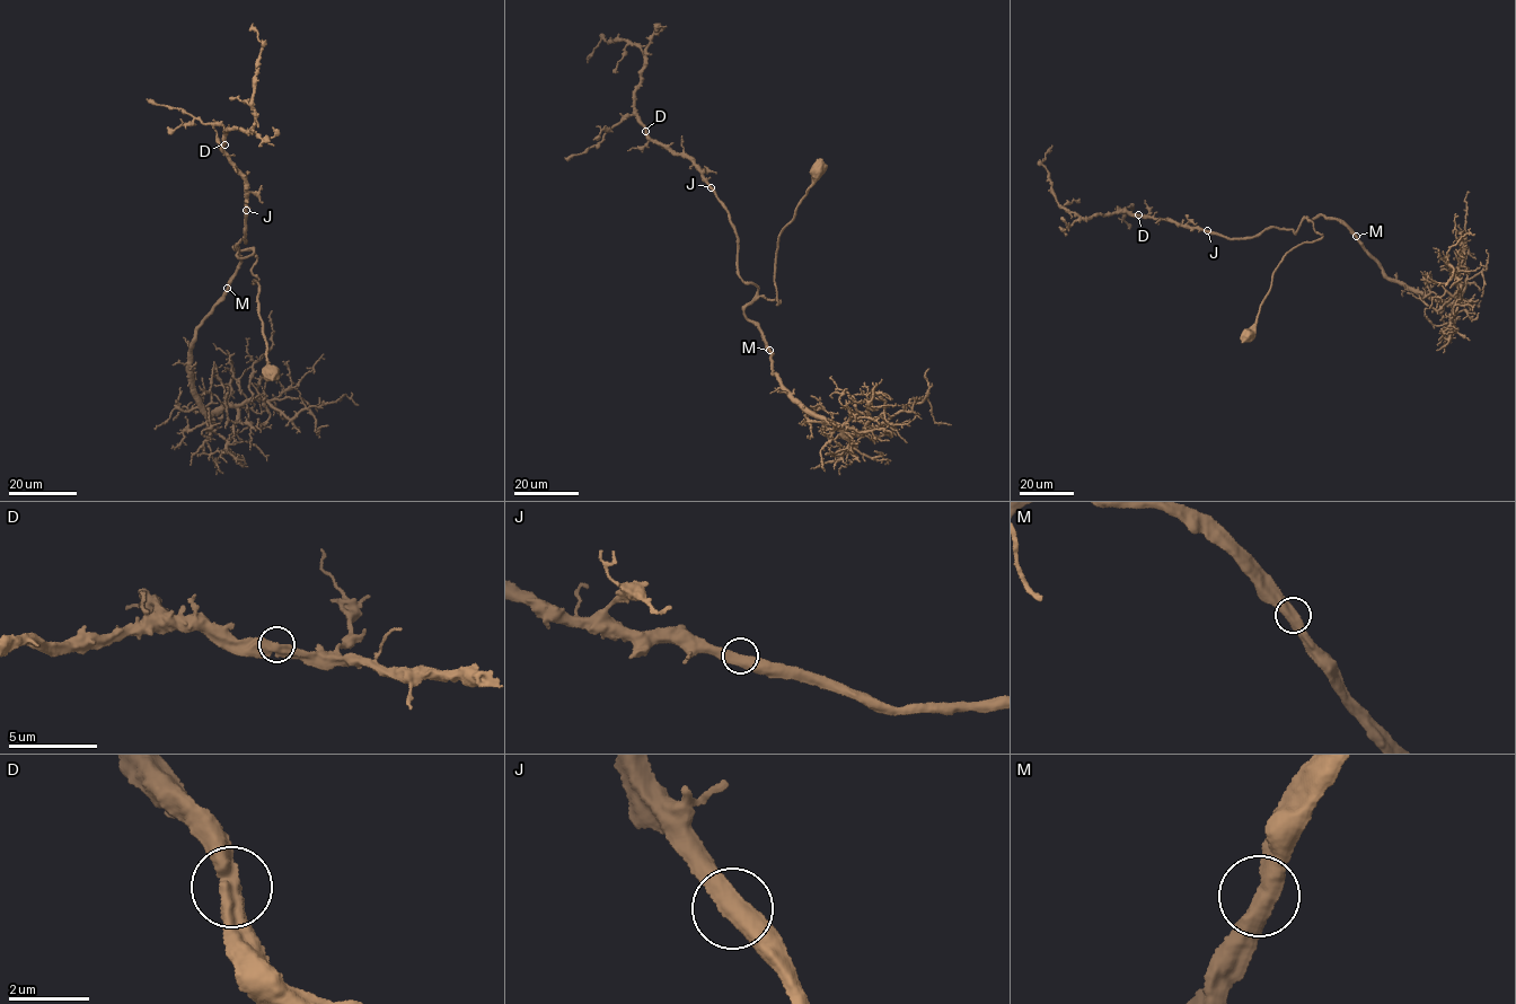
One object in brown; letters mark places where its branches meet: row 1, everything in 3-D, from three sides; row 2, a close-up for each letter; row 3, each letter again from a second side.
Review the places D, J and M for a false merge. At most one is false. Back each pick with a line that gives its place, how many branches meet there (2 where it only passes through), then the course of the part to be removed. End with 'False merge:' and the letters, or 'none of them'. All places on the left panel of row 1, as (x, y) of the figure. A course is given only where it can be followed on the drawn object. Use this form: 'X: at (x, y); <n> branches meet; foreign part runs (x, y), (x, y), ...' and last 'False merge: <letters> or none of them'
False merge: none of them

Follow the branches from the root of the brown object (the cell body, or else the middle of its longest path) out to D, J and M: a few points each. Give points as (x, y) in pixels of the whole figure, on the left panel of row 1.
D: (270, 372), (259, 289), (252, 283), (256, 258), (253, 249), (237, 254), (246, 240), (248, 195), (225, 144)
J: (270, 372), (259, 289), (252, 283), (256, 258), (253, 249), (237, 254), (246, 240), (246, 210)
M: (270, 372), (259, 289), (252, 283), (258, 280), (252, 271), (253, 250), (234, 247), (239, 263), (227, 288)

